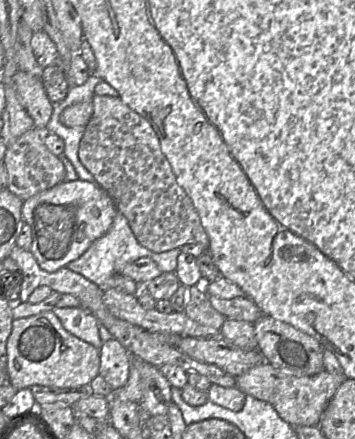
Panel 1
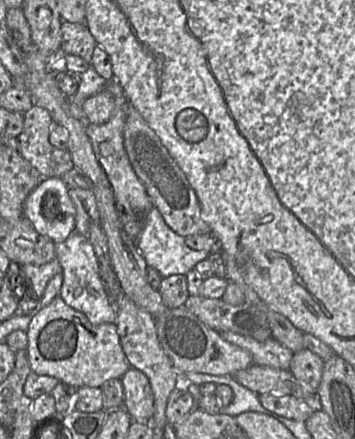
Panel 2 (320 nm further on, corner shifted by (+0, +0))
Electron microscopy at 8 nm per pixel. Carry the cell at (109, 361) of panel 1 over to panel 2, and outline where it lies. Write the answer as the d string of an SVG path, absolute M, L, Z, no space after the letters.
M130 367L120 380L123 386L122 407L133 420L151 422L155 402L148 377L142 371Z

